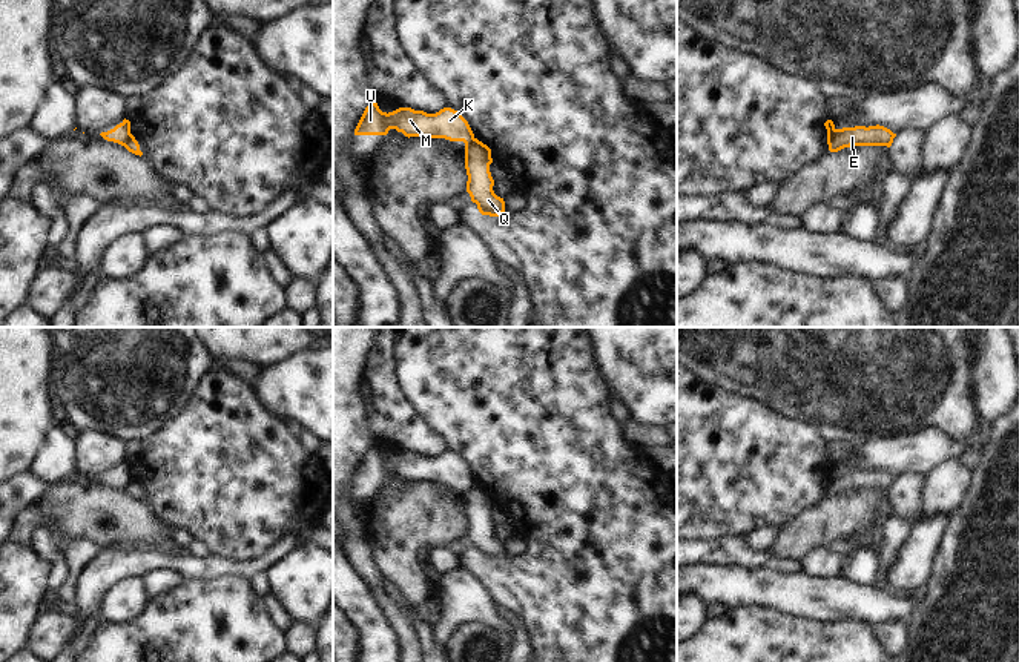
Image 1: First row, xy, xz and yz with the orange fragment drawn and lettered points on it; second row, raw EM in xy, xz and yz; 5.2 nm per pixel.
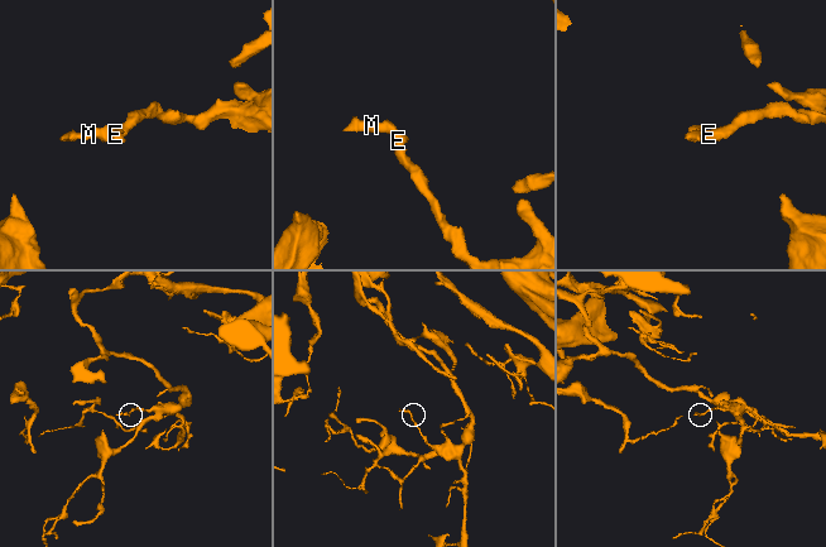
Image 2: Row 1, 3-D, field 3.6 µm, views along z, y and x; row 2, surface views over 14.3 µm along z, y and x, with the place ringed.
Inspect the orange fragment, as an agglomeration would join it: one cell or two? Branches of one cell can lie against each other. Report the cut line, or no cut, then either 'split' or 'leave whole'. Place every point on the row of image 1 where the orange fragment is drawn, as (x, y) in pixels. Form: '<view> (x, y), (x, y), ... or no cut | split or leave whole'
yz (835, 129), (827, 143) | split

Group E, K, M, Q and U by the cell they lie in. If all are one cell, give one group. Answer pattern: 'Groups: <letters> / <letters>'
Groups: E Q / K M U.

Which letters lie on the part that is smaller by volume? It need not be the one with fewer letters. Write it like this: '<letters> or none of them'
K, M, U.

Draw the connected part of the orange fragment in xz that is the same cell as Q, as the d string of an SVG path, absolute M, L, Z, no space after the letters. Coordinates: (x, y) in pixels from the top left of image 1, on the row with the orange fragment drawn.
M477 138L465 141L467 192L482 215L499 217L505 213L505 201L493 190L491 163L491 149L486 144Z

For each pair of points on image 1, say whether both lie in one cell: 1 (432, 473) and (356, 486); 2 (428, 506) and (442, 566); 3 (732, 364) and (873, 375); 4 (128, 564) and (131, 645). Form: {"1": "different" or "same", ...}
{"1": "same", "2": "different", "3": "same", "4": "different"}

